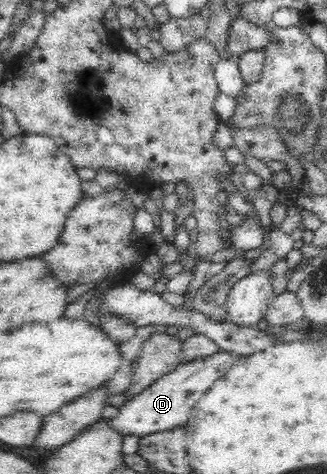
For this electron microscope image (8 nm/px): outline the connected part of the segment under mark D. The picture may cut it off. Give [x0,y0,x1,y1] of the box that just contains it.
[105,350,239,437]

